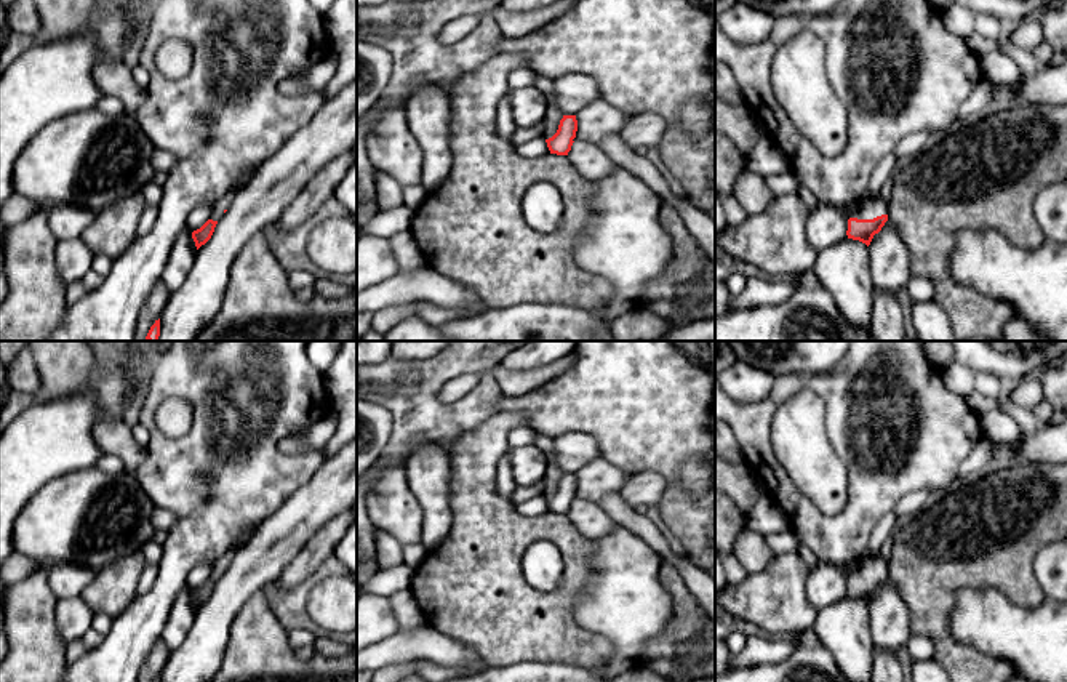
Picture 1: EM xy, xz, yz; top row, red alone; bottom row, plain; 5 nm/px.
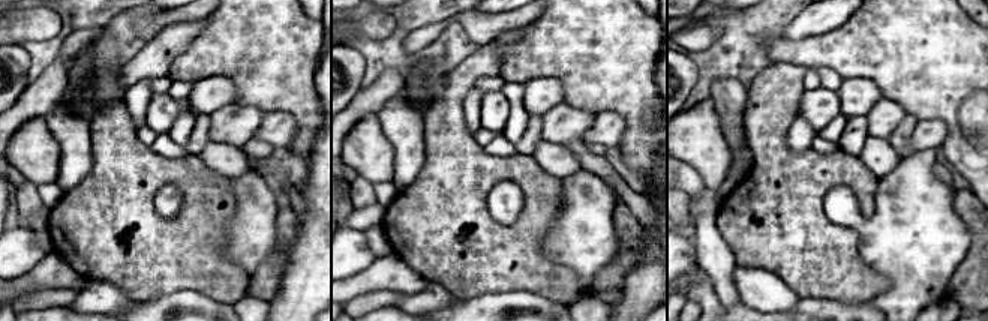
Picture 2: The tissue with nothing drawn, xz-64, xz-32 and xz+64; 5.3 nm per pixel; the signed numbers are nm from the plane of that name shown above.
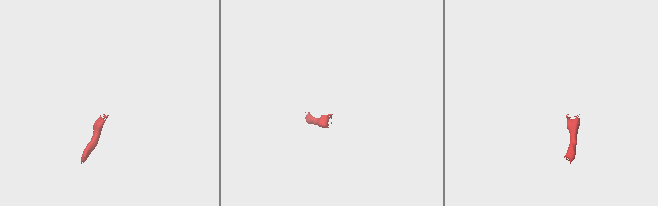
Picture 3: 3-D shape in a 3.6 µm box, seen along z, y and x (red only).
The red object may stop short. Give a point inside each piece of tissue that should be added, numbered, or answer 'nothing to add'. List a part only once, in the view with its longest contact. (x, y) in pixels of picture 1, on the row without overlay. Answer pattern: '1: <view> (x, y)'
1: yz (867, 567)

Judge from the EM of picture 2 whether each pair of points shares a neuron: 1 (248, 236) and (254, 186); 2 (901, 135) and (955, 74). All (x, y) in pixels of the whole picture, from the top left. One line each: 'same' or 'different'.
1: same
2: different

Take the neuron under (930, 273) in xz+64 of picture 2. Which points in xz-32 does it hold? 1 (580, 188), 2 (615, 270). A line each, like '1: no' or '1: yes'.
1: yes
2: no

